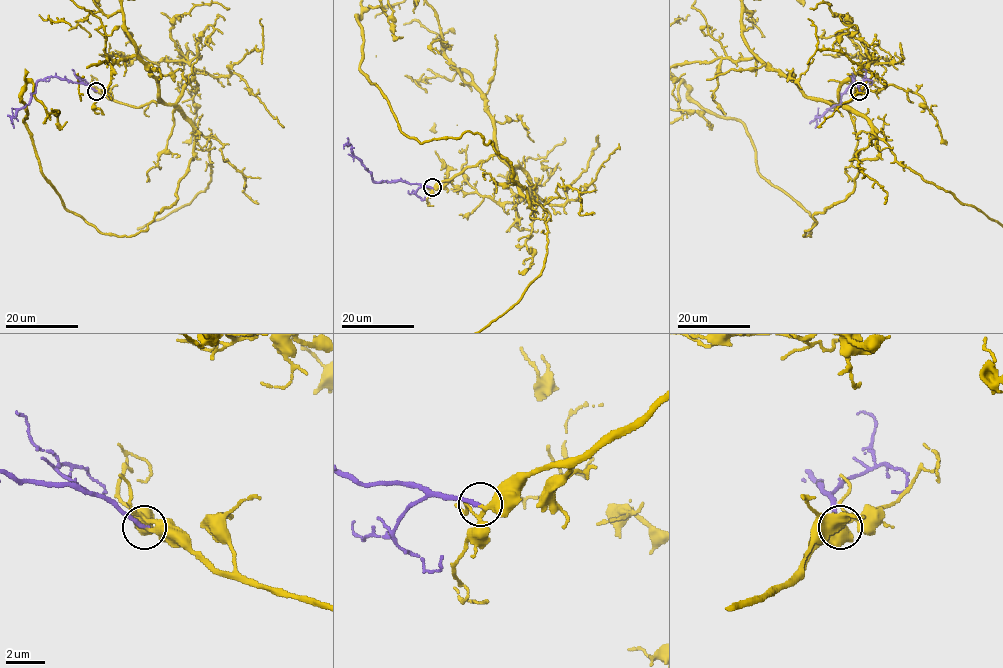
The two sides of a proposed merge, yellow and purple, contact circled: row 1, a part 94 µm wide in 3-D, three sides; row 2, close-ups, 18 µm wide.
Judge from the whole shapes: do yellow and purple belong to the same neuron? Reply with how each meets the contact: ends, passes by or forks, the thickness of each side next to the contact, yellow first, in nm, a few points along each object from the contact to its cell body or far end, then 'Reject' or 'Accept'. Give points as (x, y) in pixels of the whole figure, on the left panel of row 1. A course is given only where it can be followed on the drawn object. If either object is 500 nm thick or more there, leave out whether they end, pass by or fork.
At the ring yellow passes by. At the ring purple ends. Thickness 240 nm (yellow) against 200 nm. Course of purple: (96, 90), (63, 78), (40, 79), (30, 102), (12, 118), (13, 128). Accept

